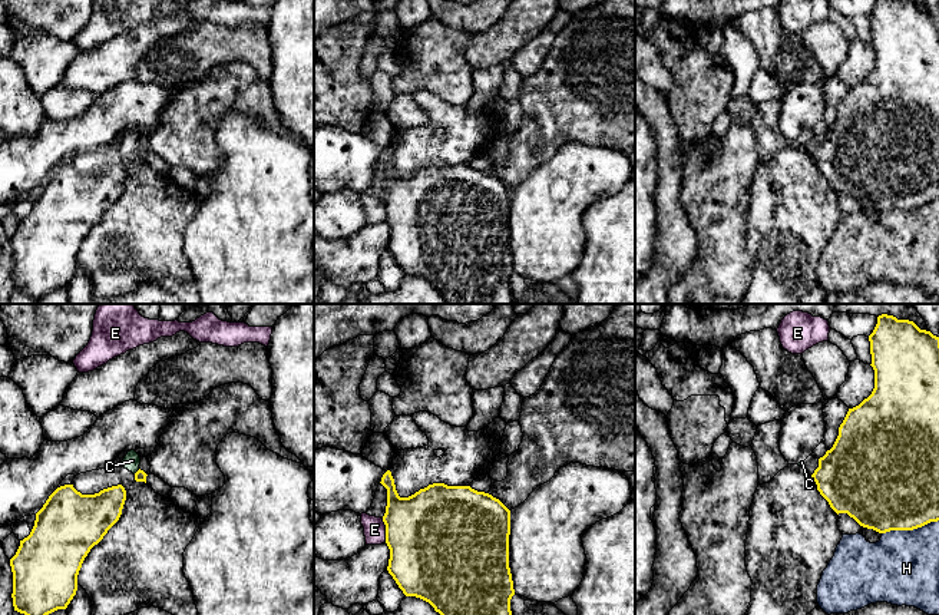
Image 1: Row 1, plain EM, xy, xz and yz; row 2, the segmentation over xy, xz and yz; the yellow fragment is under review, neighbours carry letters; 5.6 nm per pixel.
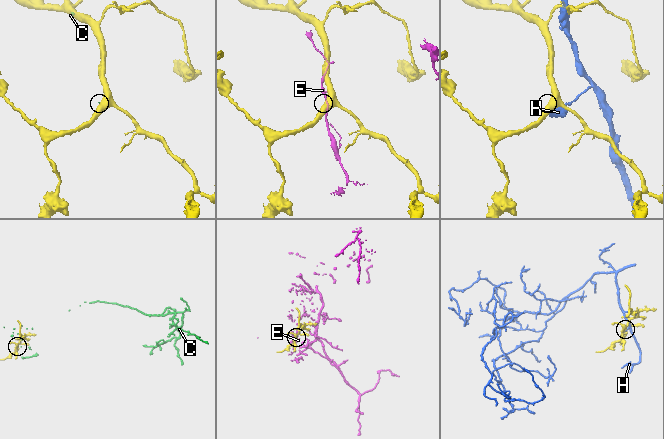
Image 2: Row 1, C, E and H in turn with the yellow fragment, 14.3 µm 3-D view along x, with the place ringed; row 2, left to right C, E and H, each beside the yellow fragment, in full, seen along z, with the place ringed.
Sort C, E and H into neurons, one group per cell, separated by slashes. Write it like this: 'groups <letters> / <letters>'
groups C / E / H

